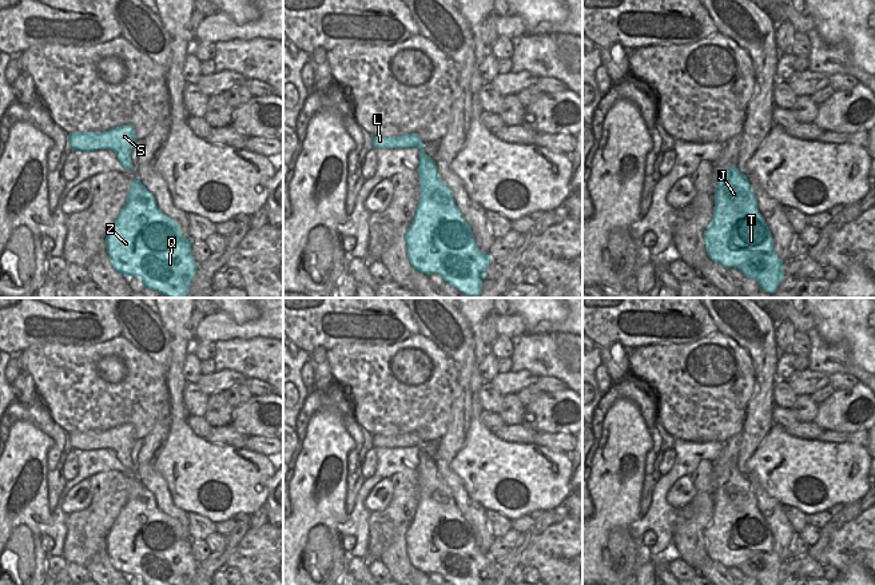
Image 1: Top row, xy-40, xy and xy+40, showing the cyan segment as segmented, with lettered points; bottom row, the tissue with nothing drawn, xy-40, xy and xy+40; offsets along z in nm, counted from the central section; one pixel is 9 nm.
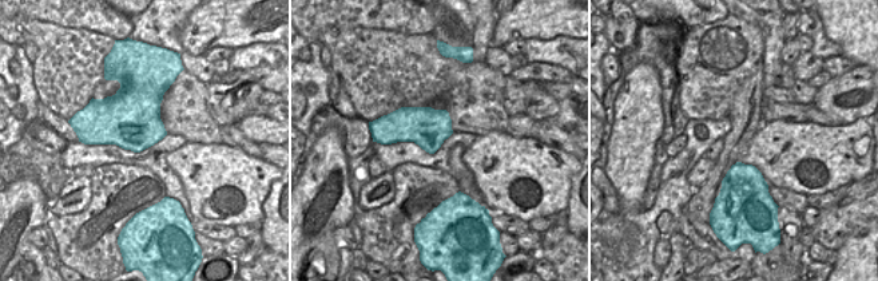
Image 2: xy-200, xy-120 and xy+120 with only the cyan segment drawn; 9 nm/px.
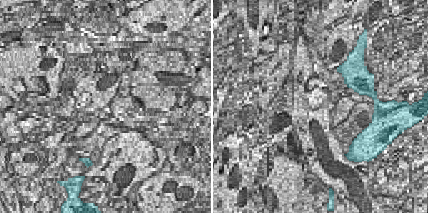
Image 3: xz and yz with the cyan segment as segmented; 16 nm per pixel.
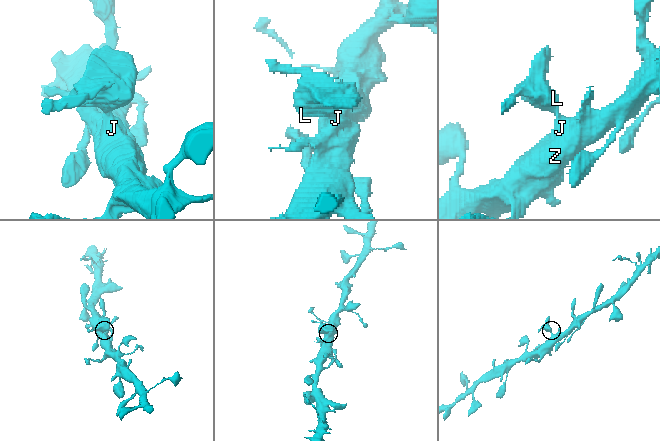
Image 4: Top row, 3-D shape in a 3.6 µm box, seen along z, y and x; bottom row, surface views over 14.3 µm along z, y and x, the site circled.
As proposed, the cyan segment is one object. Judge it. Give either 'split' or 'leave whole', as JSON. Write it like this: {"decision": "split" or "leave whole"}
{"decision": "leave whole"}

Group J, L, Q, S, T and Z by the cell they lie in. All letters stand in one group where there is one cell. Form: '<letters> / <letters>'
J L Q S T Z

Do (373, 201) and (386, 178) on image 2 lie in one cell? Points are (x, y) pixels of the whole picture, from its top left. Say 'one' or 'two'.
one

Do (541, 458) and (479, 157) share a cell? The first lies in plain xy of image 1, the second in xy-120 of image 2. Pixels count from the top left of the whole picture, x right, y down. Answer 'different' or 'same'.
same

